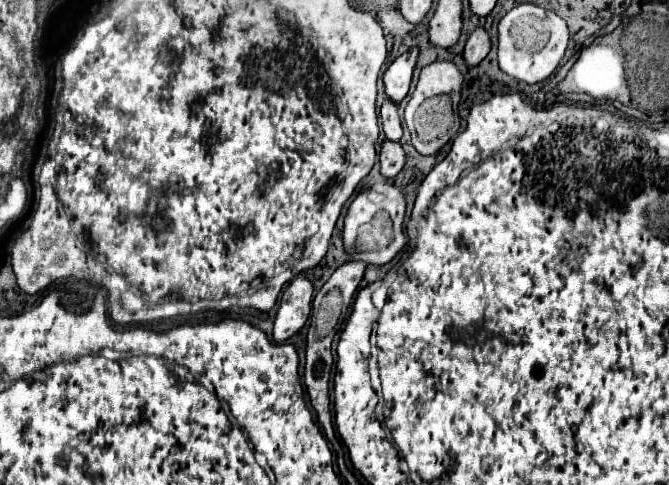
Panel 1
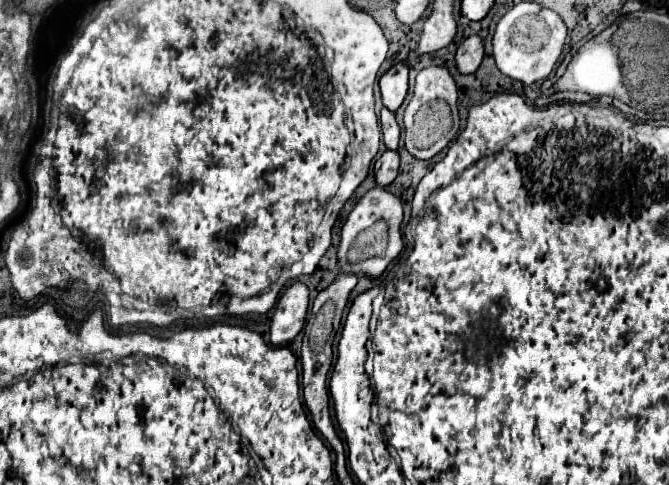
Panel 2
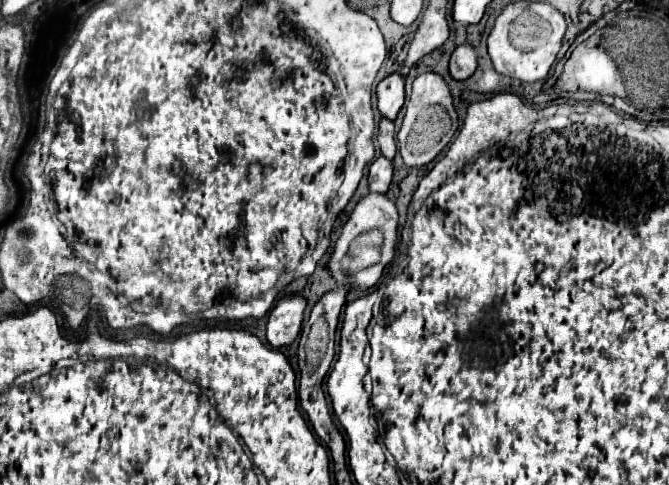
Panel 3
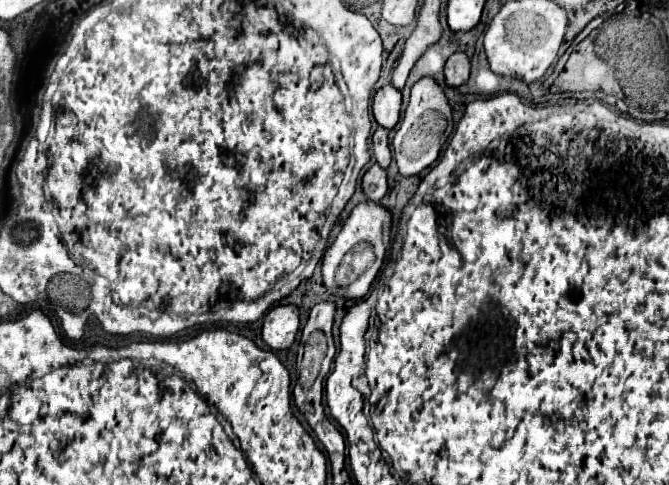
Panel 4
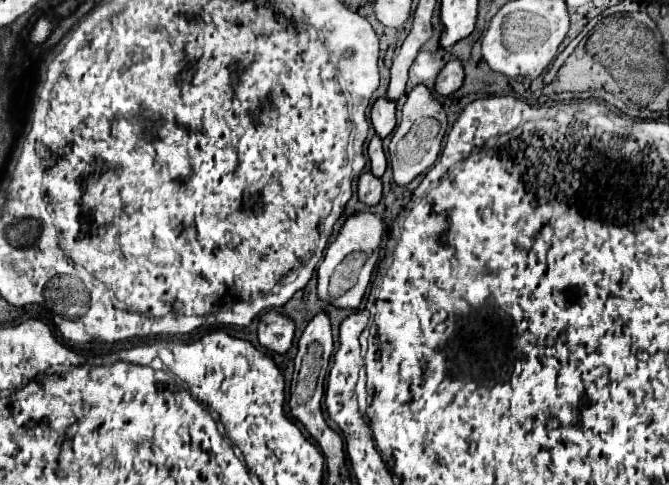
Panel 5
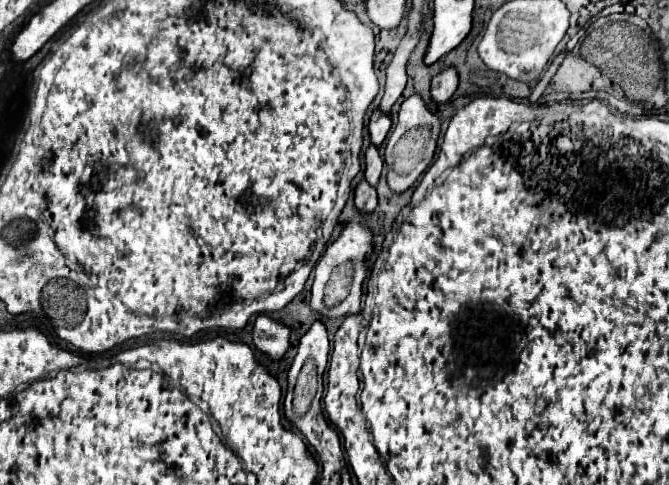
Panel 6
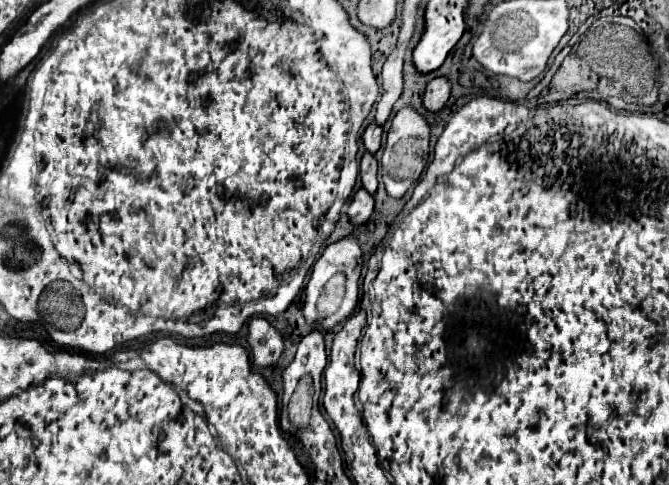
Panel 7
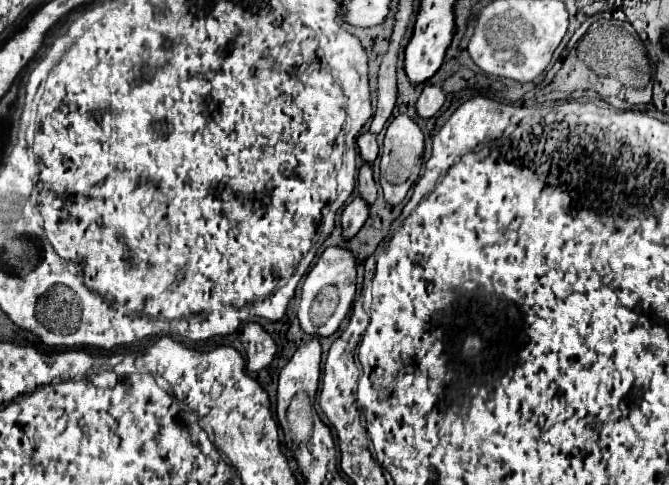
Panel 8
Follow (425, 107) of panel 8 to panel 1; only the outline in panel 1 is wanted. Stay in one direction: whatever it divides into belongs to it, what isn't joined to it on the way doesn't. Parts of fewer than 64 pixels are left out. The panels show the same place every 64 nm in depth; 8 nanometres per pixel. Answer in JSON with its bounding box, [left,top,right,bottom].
[462,28,490,68]

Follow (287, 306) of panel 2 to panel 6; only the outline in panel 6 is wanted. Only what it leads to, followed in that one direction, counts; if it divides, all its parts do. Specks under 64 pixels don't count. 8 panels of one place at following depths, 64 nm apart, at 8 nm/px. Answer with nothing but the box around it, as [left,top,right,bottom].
[252,316,290,360]

